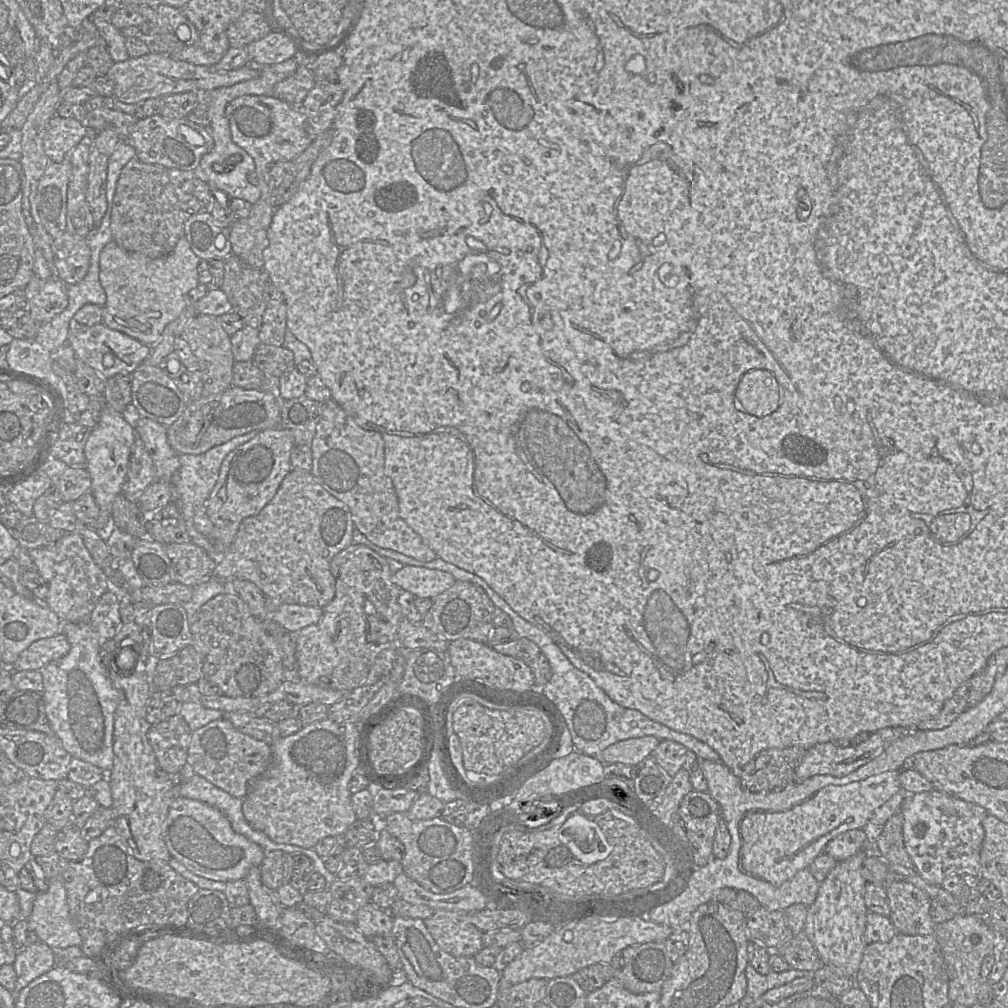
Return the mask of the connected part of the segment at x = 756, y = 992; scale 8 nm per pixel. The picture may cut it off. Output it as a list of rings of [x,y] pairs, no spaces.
[[[748,964],[745,970],[747,979],[746,995],[752,998],[760,998],[768,990],[790,983],[797,978],[813,975],[813,973],[814,972],[791,969],[781,973],[771,971],[767,975],[761,975]]]

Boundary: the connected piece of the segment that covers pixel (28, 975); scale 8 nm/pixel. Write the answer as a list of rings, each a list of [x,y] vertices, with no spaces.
[[[38,941],[17,953],[13,967],[16,973],[15,998],[32,981],[50,971],[58,963],[52,948]]]

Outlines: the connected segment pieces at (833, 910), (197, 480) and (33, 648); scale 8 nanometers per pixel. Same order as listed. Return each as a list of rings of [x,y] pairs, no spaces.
[[[871,845],[838,862],[829,872],[820,883],[814,903],[808,907],[803,929],[823,964],[833,967],[851,978],[855,977],[859,969],[867,945],[864,937],[868,912],[864,902],[867,881],[862,876],[861,870],[869,852],[873,852]]]
[[[251,431],[249,433],[237,436],[232,438],[231,440],[217,445],[208,451],[199,454],[180,454],[179,461],[180,467],[177,472],[173,475],[171,479],[171,484],[174,489],[174,500],[175,503],[183,516],[187,532],[190,537],[190,541],[195,545],[204,549],[207,554],[213,558],[214,560],[218,560],[218,550],[213,546],[212,542],[209,541],[204,535],[202,535],[199,531],[196,530],[193,523],[193,518],[197,508],[202,505],[207,505],[207,501],[210,497],[210,494],[218,480],[220,467],[224,458],[234,449],[241,446],[242,444],[251,440],[255,435],[257,435],[259,431]]]
[[[63,633],[33,642],[9,667],[11,671],[39,670],[48,663],[57,661],[68,654],[70,644]]]

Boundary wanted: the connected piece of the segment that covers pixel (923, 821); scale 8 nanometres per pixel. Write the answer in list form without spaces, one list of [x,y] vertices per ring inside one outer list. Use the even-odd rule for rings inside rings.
[[[932,788],[924,792],[905,794],[899,811],[903,816],[902,835],[906,851],[922,879],[930,884],[941,886],[949,875],[980,876],[980,850],[984,839],[982,821],[988,814],[985,808]]]

